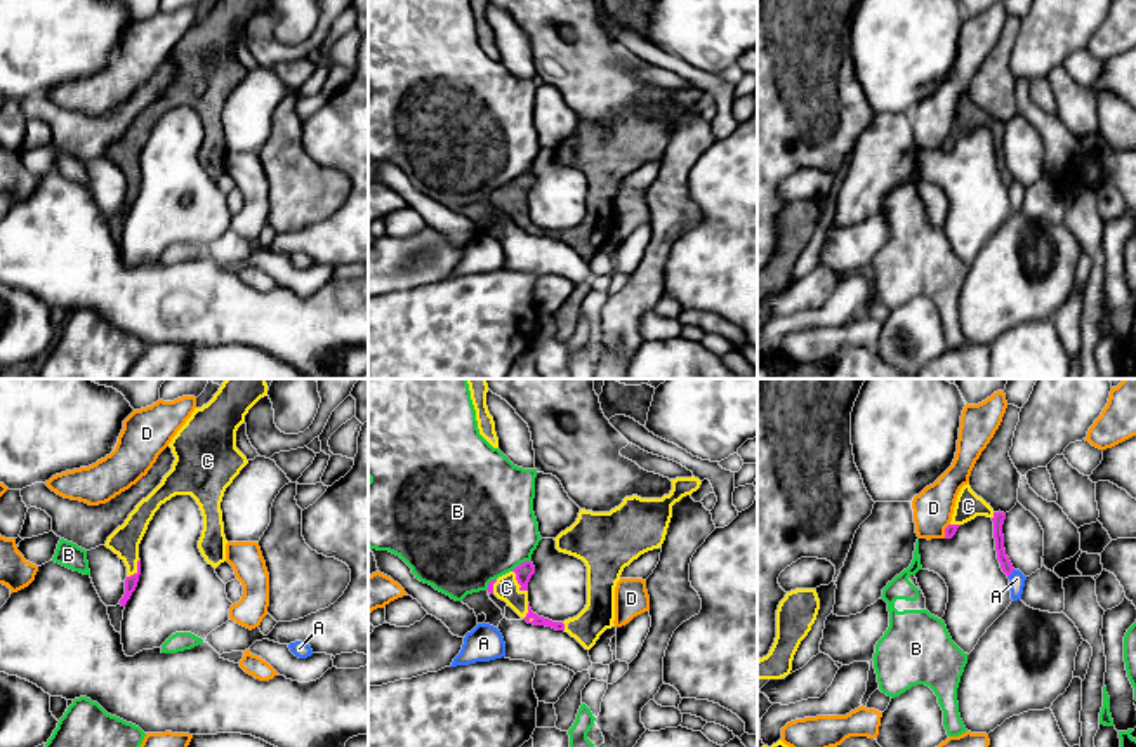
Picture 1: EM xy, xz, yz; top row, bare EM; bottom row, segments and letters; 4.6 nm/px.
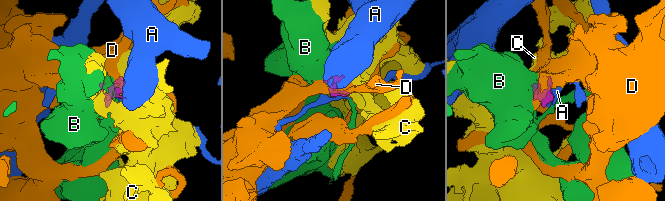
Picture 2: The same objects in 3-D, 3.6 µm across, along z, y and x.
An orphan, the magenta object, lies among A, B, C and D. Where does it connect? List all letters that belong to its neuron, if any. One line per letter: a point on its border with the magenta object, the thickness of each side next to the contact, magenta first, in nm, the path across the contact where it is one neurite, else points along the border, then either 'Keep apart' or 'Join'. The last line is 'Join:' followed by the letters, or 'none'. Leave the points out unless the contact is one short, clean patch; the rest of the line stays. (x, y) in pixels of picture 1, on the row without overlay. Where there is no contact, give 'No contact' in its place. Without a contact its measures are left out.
A: Touches magenta at yz (1011, 183). Thickness 50 nm (magenta) against 80 nm. Boundary: yz (1013, 179), (1008, 188). Keep apart
B: Touches magenta at xz (520, 176). Thickness 80 nm (magenta) against 480 nm. Boundary: xz (530, 171), (511, 181). Keep apart
C: Touches magenta at xz (518, 193). Thickness 80 nm (magenta) against 120 nm. Join
D: Touches magenta at yz (945, 141). Thickness 50 nm (magenta) against 190 nm. Boundary: yz (949, 134), (944, 148). Keep apart
Join: C

